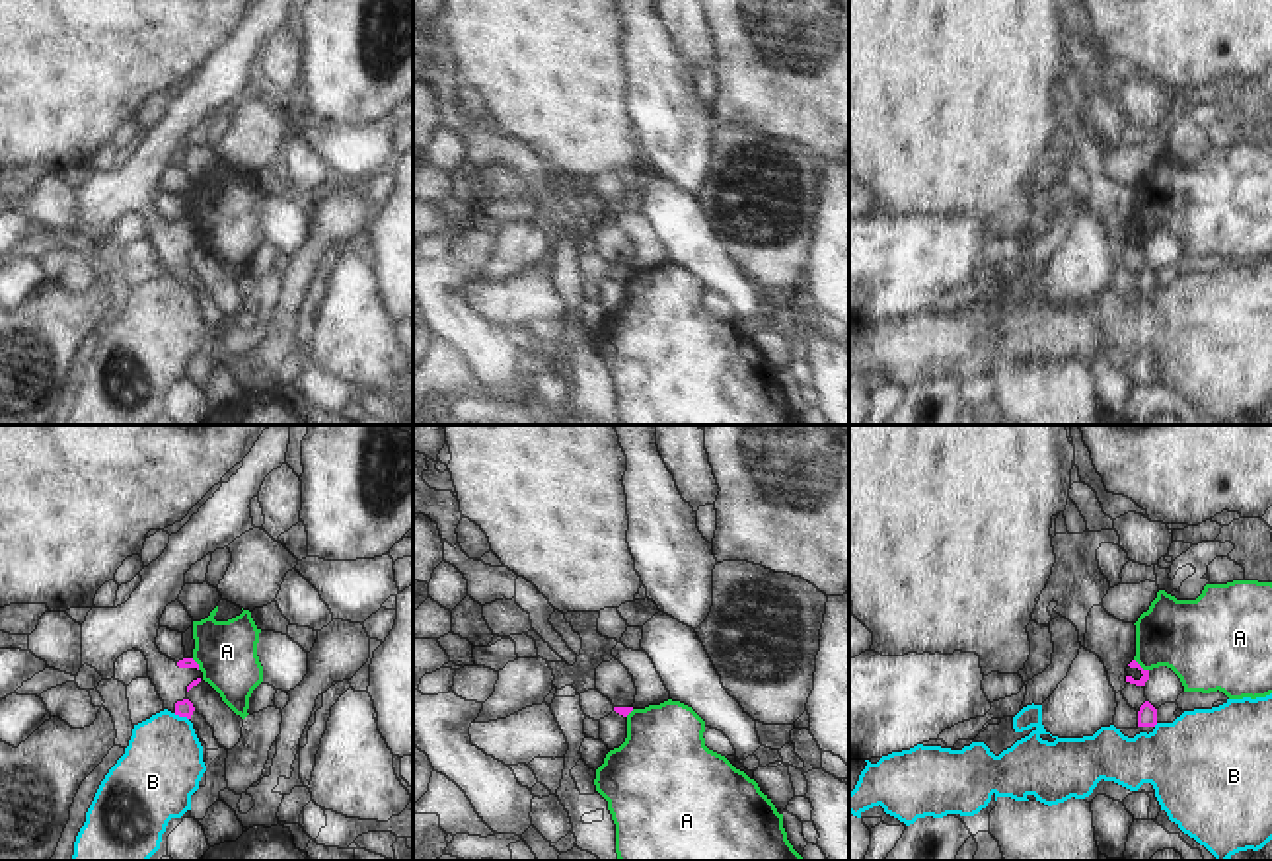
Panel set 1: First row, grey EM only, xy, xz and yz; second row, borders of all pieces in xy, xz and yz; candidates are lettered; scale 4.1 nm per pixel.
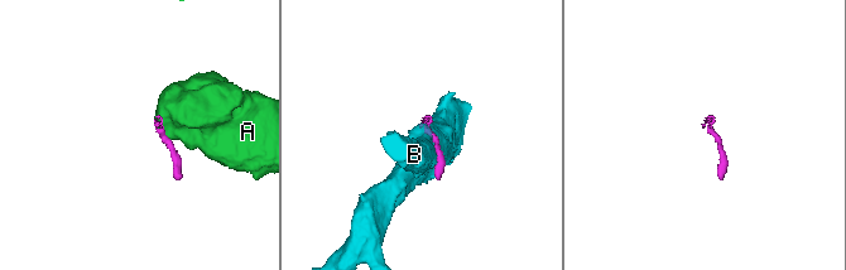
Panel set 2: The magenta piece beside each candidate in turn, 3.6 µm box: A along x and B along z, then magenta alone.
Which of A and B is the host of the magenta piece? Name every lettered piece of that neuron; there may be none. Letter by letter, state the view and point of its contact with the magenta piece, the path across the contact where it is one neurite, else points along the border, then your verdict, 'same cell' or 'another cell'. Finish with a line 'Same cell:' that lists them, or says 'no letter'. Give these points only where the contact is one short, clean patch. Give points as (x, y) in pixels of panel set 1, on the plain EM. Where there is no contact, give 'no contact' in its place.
A: meets magenta in yz at (1140, 230); border along yz (1134, 223), (1148, 234); another cell
B: meets magenta in xy at (182, 279); another cell
Same cell: no letter

